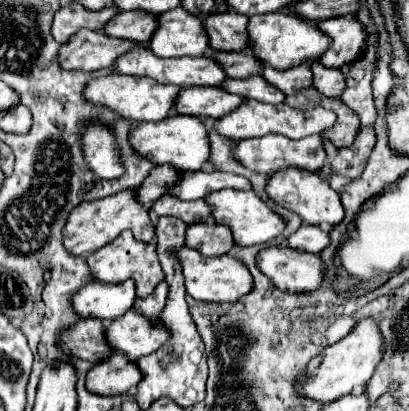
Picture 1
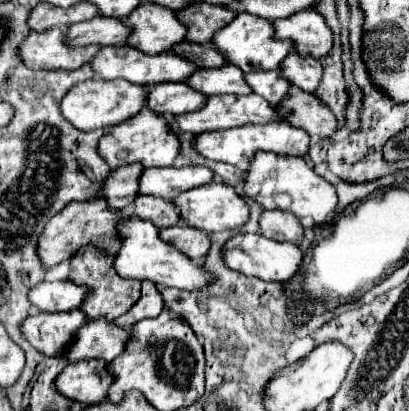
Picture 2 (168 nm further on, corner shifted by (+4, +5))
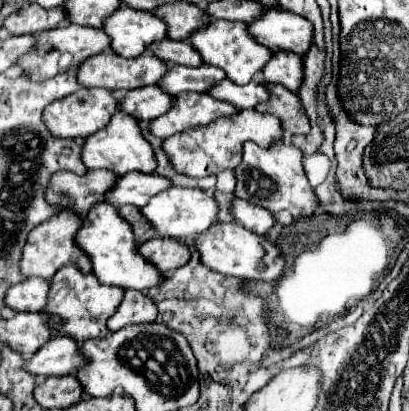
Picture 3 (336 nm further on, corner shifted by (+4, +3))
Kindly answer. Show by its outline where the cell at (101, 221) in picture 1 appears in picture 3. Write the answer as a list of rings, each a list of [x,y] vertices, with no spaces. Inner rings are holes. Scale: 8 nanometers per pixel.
[[[60,211],[56,217],[50,217],[48,221],[44,221],[40,227],[32,229],[32,233],[28,235],[28,241],[24,245],[24,253],[22,253],[22,273],[26,277],[44,277],[44,279],[52,279],[52,275],[68,265],[68,263],[76,263],[80,267],[82,273],[92,273],[92,263],[88,259],[88,255],[76,245],[76,233],[82,229],[82,219],[80,215],[76,215],[74,211]]]

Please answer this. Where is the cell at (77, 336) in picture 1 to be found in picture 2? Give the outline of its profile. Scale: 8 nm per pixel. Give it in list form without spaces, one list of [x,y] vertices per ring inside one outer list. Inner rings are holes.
[[[76,311],[66,313],[36,313],[20,325],[24,339],[48,357],[62,355],[62,349],[74,339],[76,331],[84,325],[86,315]]]

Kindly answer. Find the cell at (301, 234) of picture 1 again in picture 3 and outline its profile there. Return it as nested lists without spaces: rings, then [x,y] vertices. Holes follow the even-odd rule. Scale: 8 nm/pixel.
[[[234,199],[232,213],[234,213],[238,223],[242,223],[248,231],[258,233],[258,235],[266,235],[276,225],[276,219],[274,219],[274,215],[268,209],[252,205],[248,201]]]

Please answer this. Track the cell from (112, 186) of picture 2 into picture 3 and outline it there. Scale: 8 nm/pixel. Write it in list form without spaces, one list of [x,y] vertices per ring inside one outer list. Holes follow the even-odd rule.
[[[104,169],[86,175],[56,173],[48,185],[48,201],[84,217],[94,205],[106,201],[106,193],[116,185],[116,179],[116,173]]]

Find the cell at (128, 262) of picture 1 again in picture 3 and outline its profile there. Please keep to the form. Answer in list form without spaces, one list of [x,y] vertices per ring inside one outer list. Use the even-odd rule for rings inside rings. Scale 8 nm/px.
[[[66,265],[62,267],[50,281],[50,297],[48,297],[48,309],[52,315],[58,315],[62,319],[62,325],[58,325],[56,329],[74,337],[76,341],[86,341],[92,337],[104,337],[108,333],[106,321],[108,317],[112,317],[112,313],[116,313],[116,309],[122,303],[124,297],[122,287],[112,287],[112,285],[102,285],[94,273],[84,275],[80,273],[78,265]]]

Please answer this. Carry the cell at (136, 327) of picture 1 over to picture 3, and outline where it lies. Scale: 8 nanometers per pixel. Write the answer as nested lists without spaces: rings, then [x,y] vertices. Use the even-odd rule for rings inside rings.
[[[58,335],[52,341],[44,343],[32,359],[26,361],[26,367],[36,377],[52,375],[74,375],[84,365],[80,353],[80,343],[68,335]]]

